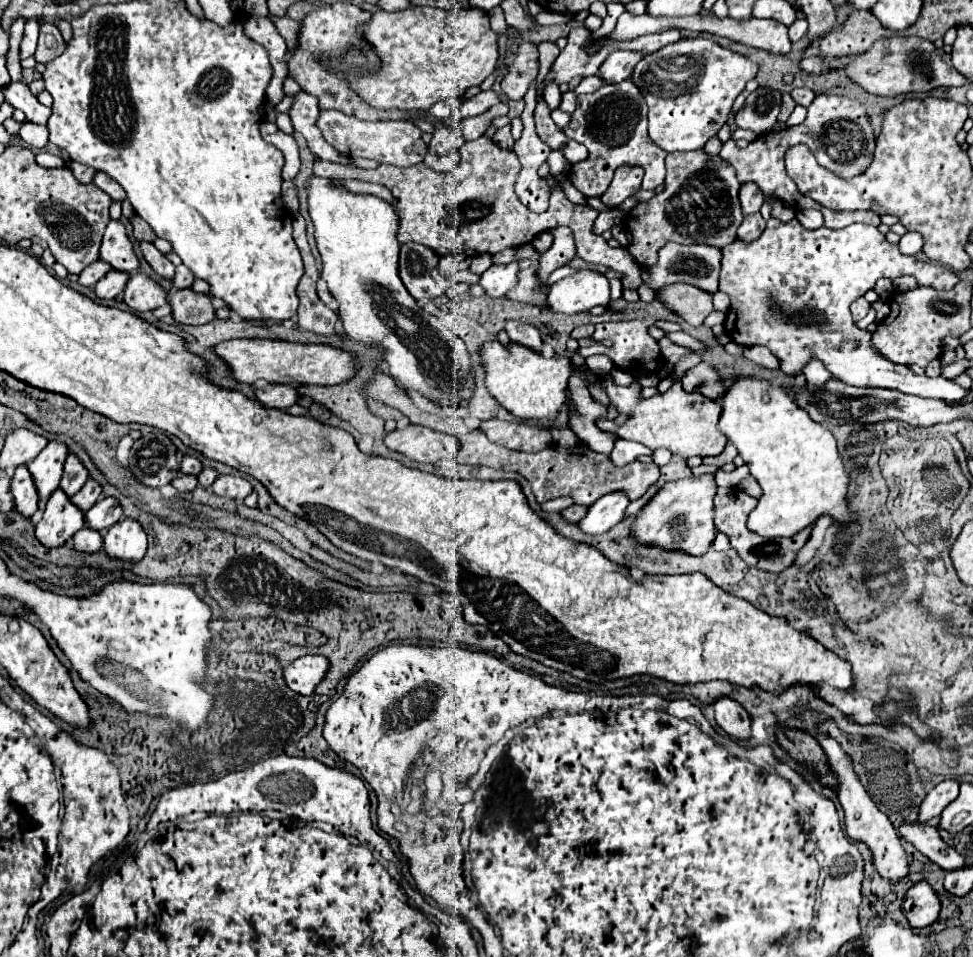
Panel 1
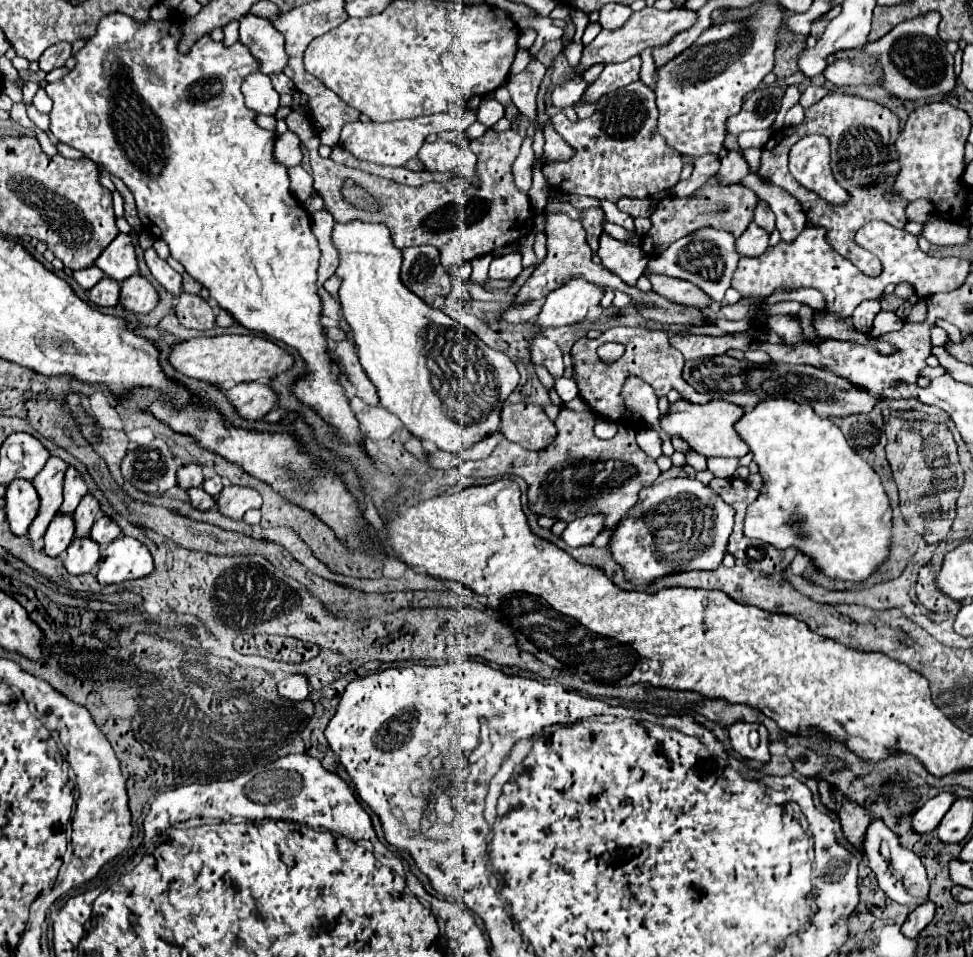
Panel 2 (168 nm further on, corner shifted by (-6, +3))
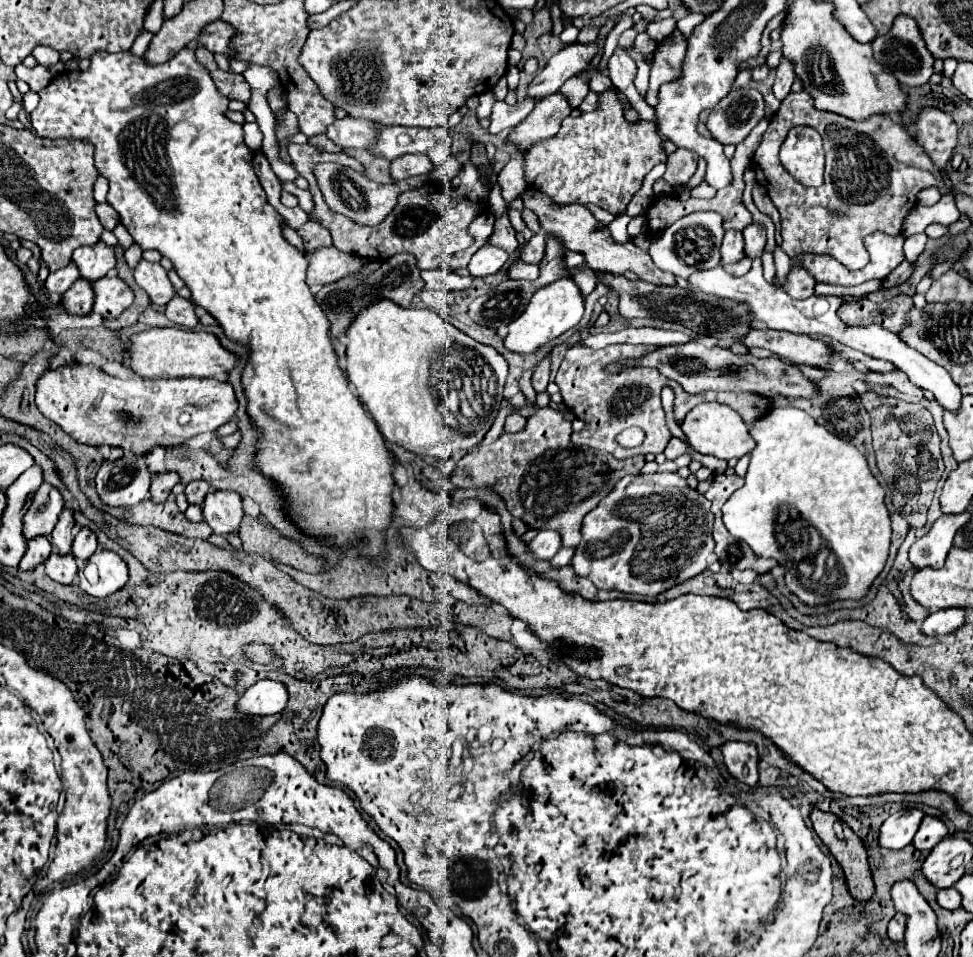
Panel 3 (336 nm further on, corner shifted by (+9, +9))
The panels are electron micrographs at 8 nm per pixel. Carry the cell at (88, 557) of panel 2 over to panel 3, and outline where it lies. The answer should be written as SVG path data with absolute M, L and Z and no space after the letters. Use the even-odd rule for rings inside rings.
M53 552L45 562L45 574L59 584L73 584L77 570L77 562L71 554L59 556L57 552Z

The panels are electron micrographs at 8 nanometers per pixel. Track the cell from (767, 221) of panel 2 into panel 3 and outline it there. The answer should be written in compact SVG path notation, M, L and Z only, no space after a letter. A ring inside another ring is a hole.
M751 224L743 230L745 236L745 256L753 258L761 258L763 248L765 248L765 230L757 224Z

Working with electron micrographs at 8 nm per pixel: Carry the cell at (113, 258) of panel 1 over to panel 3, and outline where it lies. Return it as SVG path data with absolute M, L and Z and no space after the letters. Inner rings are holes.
M102 241L97 242L95 246L77 248L71 260L77 264L79 274L89 282L107 276L107 272L115 268L115 252Z

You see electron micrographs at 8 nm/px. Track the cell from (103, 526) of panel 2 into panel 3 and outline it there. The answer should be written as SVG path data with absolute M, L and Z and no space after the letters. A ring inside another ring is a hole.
M81 528L73 540L73 550L71 550L75 560L85 564L95 550L97 550L97 536L89 528Z

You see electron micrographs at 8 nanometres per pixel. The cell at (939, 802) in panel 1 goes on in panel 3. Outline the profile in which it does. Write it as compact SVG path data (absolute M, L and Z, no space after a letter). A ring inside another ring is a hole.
M905 808L891 814L879 828L879 846L889 850L901 850L911 844L919 824L923 820L923 812L917 808Z

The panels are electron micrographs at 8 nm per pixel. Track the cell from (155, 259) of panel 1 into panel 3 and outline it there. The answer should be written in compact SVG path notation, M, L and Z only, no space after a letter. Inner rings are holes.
M141 260L135 268L135 282L149 294L151 304L159 308L165 308L169 300L175 296L175 288L171 286L167 272L161 264Z

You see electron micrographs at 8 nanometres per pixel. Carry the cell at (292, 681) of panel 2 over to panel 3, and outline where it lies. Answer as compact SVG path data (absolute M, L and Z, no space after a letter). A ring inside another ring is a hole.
M259 680L237 700L237 712L245 716L275 716L285 710L287 688L275 680Z

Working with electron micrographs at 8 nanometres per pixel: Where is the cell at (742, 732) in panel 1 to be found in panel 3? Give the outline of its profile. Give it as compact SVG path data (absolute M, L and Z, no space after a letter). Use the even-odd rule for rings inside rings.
M725 742L721 752L725 756L725 766L729 774L739 782L747 784L749 788L755 788L759 782L759 774L757 774L759 756L755 746L743 742Z

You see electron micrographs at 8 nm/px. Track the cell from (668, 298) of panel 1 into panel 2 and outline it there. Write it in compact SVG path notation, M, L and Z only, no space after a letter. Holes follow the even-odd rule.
M648 276L652 282L652 290L676 304L682 306L694 306L698 310L706 310L712 304L712 298L704 294L698 286L692 286L690 282L668 278L668 276Z

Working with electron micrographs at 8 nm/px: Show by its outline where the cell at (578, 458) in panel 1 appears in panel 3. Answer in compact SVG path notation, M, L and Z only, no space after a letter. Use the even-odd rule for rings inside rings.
M539 408L517 434L501 434L493 444L481 446L477 452L469 452L457 462L457 472L451 482L457 488L491 488L499 494L507 506L507 510L523 520L529 528L537 530L555 530L561 532L561 548L575 548L581 542L581 520L593 510L605 494L627 474L639 474L645 456L631 456L627 460L617 460L607 452L575 446L571 440L571 422L565 418L565 412L557 412L553 408Z

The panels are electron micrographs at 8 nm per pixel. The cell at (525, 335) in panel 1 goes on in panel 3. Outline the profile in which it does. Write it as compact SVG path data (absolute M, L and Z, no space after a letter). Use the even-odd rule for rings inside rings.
M545 356L539 362L539 366L537 366L535 374L533 374L533 388L535 388L535 392L545 392L545 388L547 388L547 382L549 382L549 358L551 356Z

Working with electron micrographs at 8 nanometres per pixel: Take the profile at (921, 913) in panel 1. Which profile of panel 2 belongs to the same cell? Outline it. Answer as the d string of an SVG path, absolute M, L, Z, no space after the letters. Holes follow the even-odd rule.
M924 902L924 904L916 906L910 912L908 920L902 924L902 934L908 936L908 938L916 938L926 928L926 924L934 918L934 914L936 914L936 904L934 902Z

